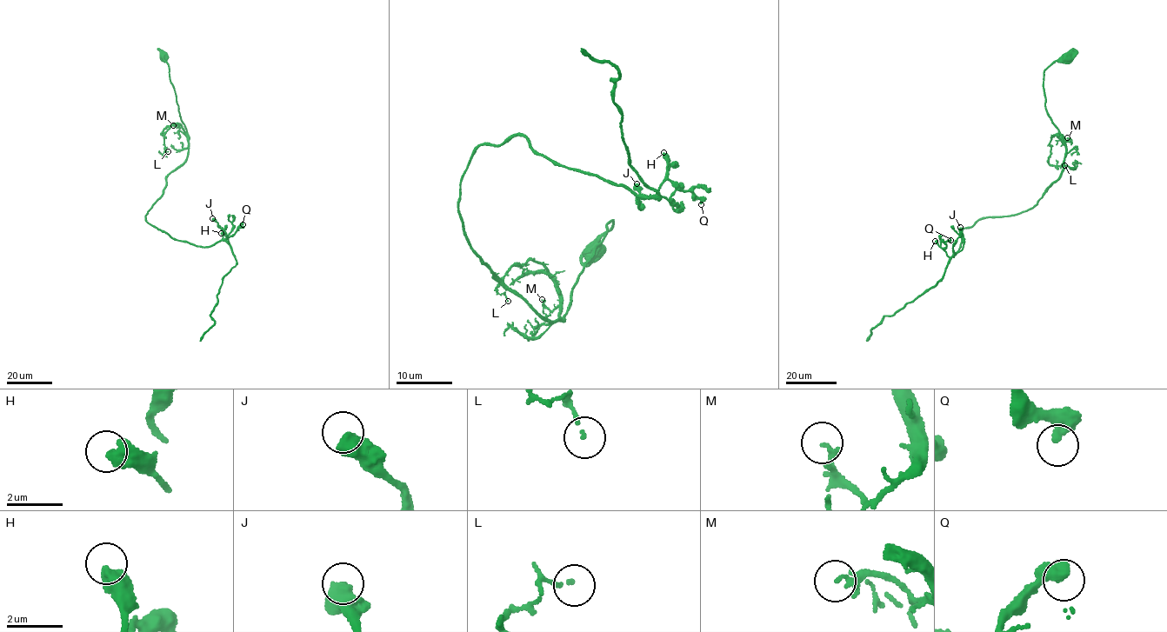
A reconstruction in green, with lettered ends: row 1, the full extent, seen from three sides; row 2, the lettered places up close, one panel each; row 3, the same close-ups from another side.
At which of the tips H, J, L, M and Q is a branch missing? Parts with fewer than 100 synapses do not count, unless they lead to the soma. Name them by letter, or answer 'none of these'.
none of these

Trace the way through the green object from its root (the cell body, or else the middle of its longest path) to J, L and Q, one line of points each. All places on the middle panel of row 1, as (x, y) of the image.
J: (595, 249), (611, 220), (549, 323), (471, 249), (458, 201), (471, 155), (523, 136), (641, 209), (636, 183)
L: (595, 249), (571, 289), (563, 316), (554, 277), (530, 259), (512, 265), (497, 283), (508, 301)
Q: (595, 249), (611, 220), (549, 323), (471, 249), (471, 155), (523, 136), (701, 204)

